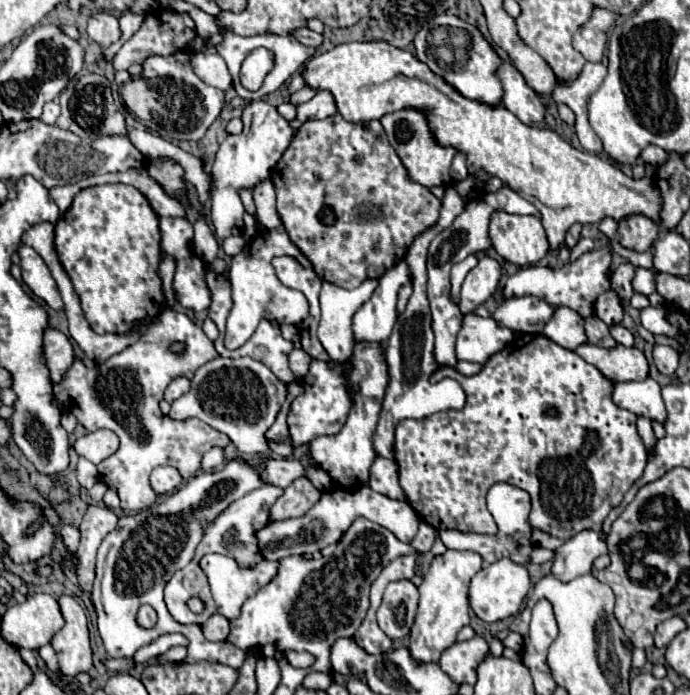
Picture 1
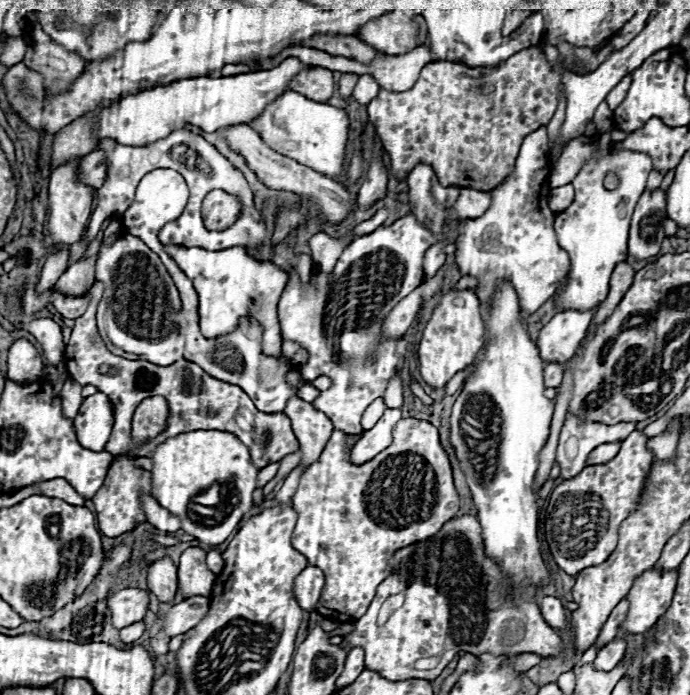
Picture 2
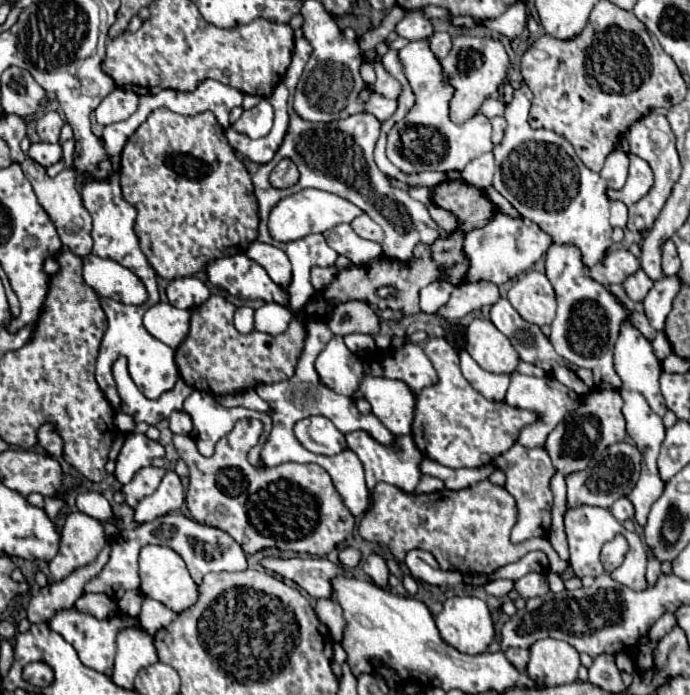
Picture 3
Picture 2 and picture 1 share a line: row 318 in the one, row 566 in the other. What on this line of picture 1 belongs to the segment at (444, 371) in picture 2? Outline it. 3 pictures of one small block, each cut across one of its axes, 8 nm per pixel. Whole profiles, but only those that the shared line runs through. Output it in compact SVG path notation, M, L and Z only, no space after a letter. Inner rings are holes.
M446 550L442 556L434 556L428 574L418 586L420 606L410 632L410 652L418 662L438 662L440 654L456 642L458 630L470 624L468 584L482 566L484 560L478 552Z

